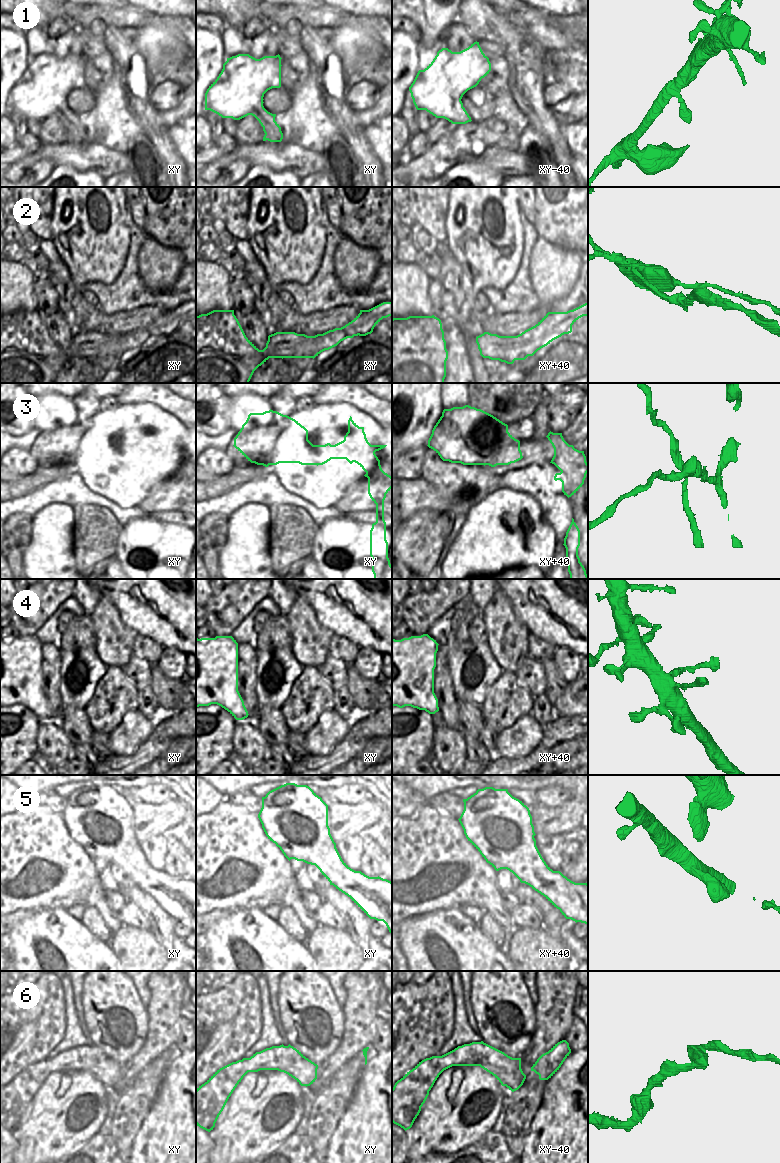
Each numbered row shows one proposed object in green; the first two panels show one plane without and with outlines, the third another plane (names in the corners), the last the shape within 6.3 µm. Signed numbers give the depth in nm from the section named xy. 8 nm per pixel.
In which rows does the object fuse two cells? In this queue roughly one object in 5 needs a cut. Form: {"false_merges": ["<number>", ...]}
{"false_merges": ["2", "3"]}

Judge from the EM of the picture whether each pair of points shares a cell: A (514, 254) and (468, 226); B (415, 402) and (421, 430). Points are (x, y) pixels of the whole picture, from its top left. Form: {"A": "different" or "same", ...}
{"A": "same", "B": "same"}

